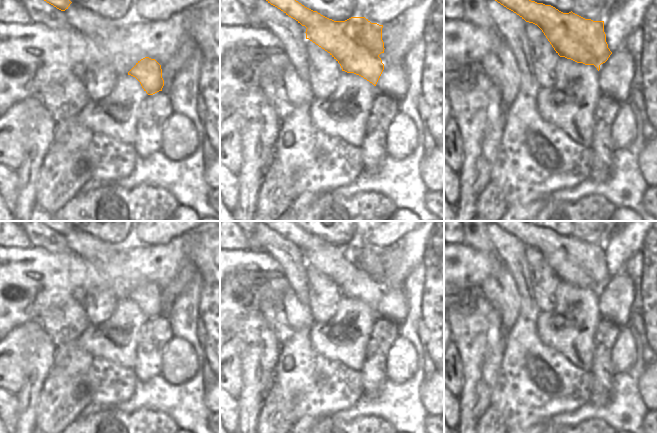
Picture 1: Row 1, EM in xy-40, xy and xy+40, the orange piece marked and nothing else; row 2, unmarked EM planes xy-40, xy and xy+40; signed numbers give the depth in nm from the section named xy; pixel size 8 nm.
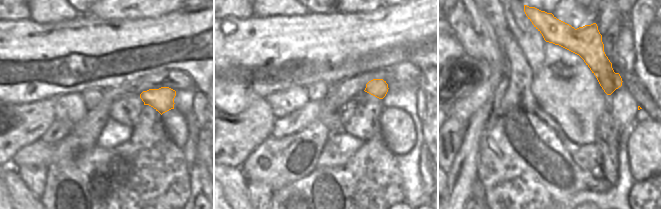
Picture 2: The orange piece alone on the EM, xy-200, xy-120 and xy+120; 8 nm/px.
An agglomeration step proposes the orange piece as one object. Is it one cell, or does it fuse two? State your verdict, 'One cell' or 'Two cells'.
Two cells.

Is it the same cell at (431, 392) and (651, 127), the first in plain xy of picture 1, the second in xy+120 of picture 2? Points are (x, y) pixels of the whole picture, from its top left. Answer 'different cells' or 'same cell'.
same cell

